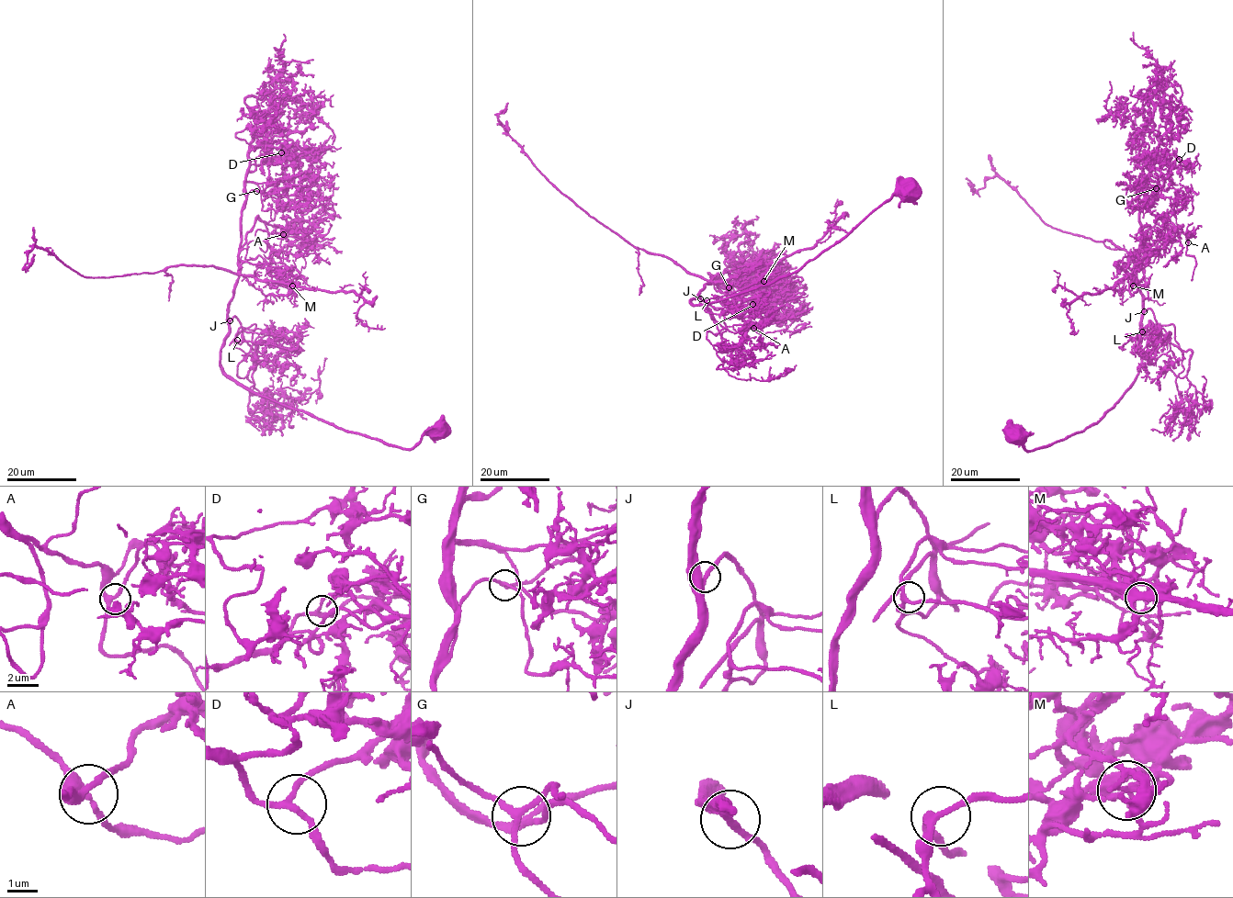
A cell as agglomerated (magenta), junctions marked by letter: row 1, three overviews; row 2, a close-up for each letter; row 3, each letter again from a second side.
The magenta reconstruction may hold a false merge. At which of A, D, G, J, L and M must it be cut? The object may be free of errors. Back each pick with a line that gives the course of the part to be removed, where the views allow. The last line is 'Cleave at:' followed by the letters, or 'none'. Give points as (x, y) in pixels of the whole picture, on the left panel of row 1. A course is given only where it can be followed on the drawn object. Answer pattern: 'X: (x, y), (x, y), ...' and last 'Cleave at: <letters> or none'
M: (292, 286), (210, 265), (84, 277), (40, 248), (28, 253), (25, 266), (35, 255)
Cleave at: M

